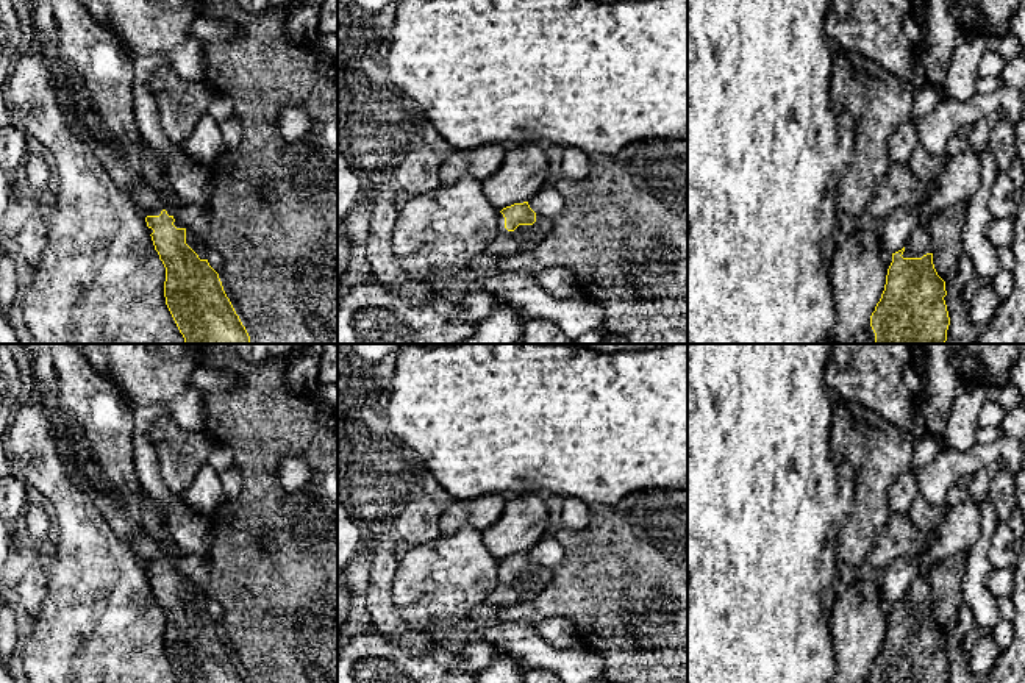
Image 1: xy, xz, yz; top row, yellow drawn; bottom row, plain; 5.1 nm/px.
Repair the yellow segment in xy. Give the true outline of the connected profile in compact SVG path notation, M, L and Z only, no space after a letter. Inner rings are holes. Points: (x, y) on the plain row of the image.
M144 491L142 525L161 545L161 555L145 567L155 600L166 617L166 655L180 683L247 683L219 624L208 613L208 597L194 581L173 569L184 553L164 530L158 503Z

